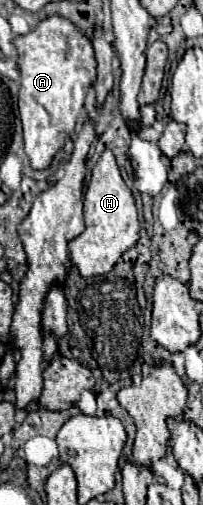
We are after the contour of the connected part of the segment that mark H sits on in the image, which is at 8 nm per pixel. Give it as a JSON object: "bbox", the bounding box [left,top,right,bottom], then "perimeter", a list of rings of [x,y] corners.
{"bbox":[69,151,139,277],"perimeter":[[[105,151],[97,161],[97,165],[93,167],[91,181],[83,195],[83,205],[85,205],[85,231],[69,243],[71,263],[79,267],[79,273],[83,277],[105,275],[109,273],[109,269],[113,269],[119,257],[127,249],[131,249],[139,239],[139,219],[135,199],[131,189],[121,179],[115,155],[111,151]]]}

